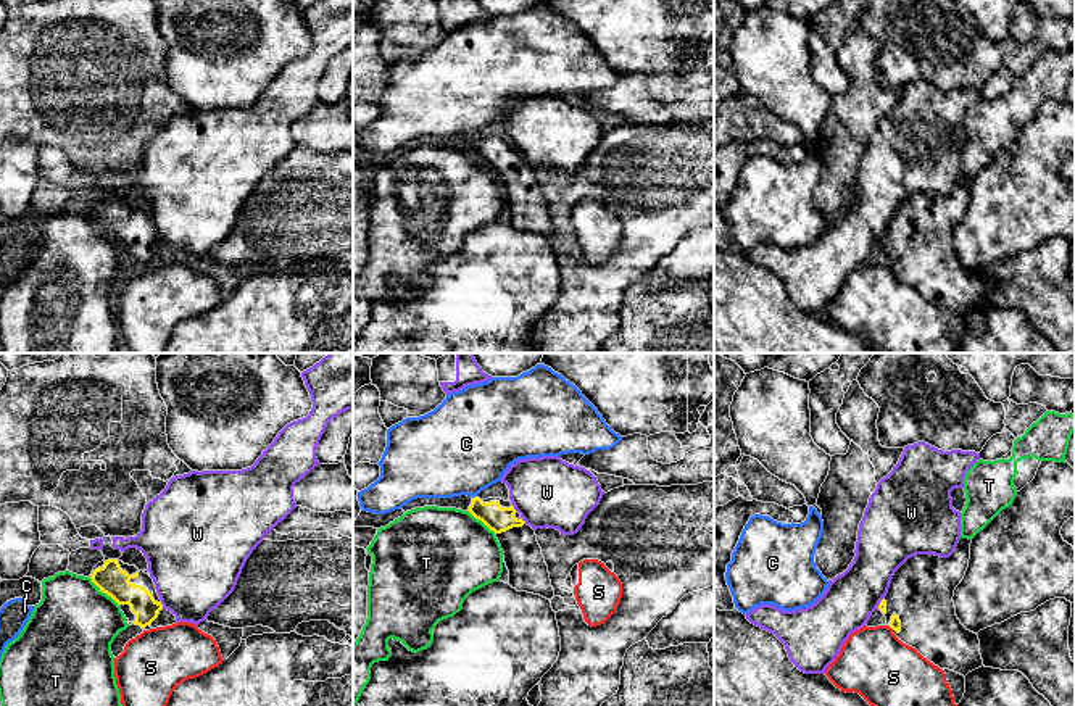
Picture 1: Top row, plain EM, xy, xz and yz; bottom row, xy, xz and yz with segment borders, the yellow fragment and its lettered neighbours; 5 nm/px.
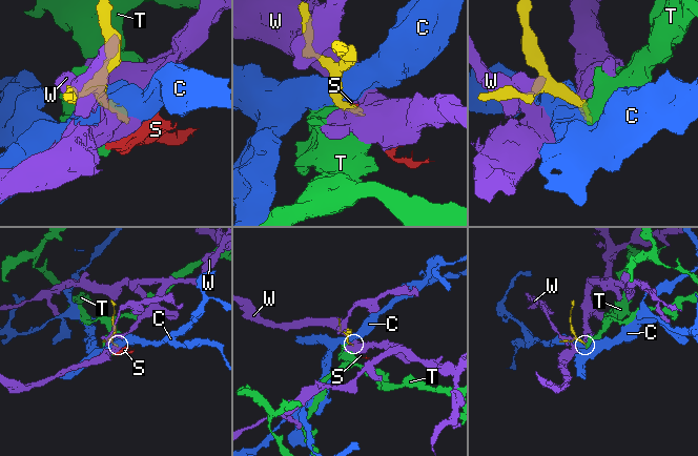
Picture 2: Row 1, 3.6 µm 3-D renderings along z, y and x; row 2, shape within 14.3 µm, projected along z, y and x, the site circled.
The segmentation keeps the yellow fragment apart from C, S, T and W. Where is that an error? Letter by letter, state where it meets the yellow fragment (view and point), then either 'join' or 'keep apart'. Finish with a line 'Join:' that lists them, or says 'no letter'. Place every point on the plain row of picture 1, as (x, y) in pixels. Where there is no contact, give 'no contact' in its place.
C: meets yellow in xz at (474, 136); keep apart
S: meets yellow in yz at (892, 266); keep apart
T: meets yellow in xy at (103, 231); keep apart
W: meets yellow in xy at (161, 245); keep apart
Join: no letter

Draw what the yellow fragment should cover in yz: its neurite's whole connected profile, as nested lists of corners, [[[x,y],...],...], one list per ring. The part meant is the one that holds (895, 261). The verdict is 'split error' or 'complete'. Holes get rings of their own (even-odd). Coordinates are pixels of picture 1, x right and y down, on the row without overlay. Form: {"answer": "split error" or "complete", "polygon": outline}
{"answer": "split error", "polygon": [[[961,177],[949,197],[917,193],[909,197],[893,214],[886,235],[878,248],[886,256],[886,264],[906,284],[915,287],[924,297],[961,314],[983,305],[978,274],[967,269],[956,255],[954,229],[961,222],[970,198],[969,177]]]}

